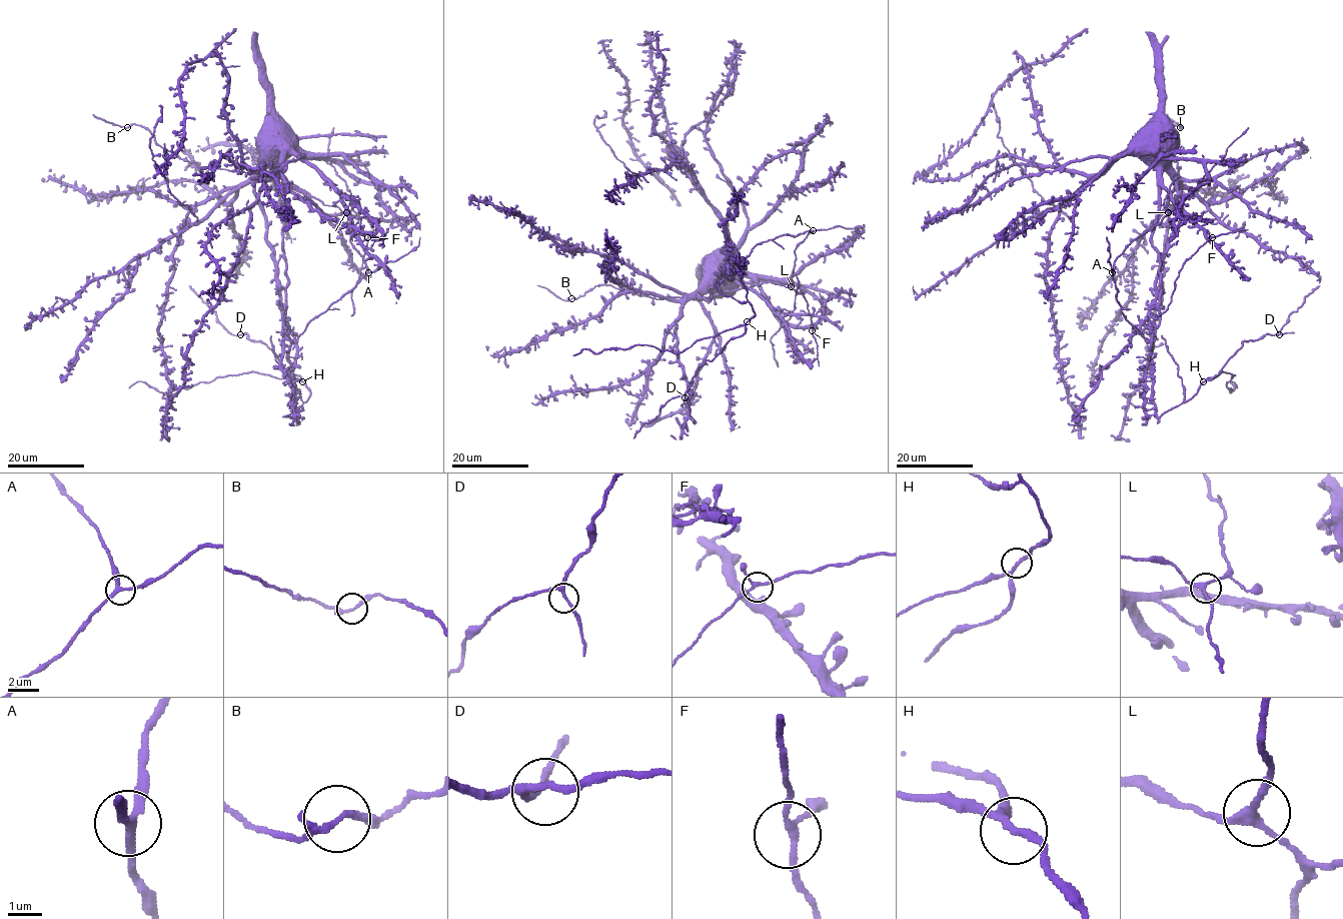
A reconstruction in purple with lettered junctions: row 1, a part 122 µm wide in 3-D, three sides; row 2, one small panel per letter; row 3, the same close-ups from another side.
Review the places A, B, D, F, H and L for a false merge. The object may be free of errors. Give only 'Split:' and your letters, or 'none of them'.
Split: none of them

